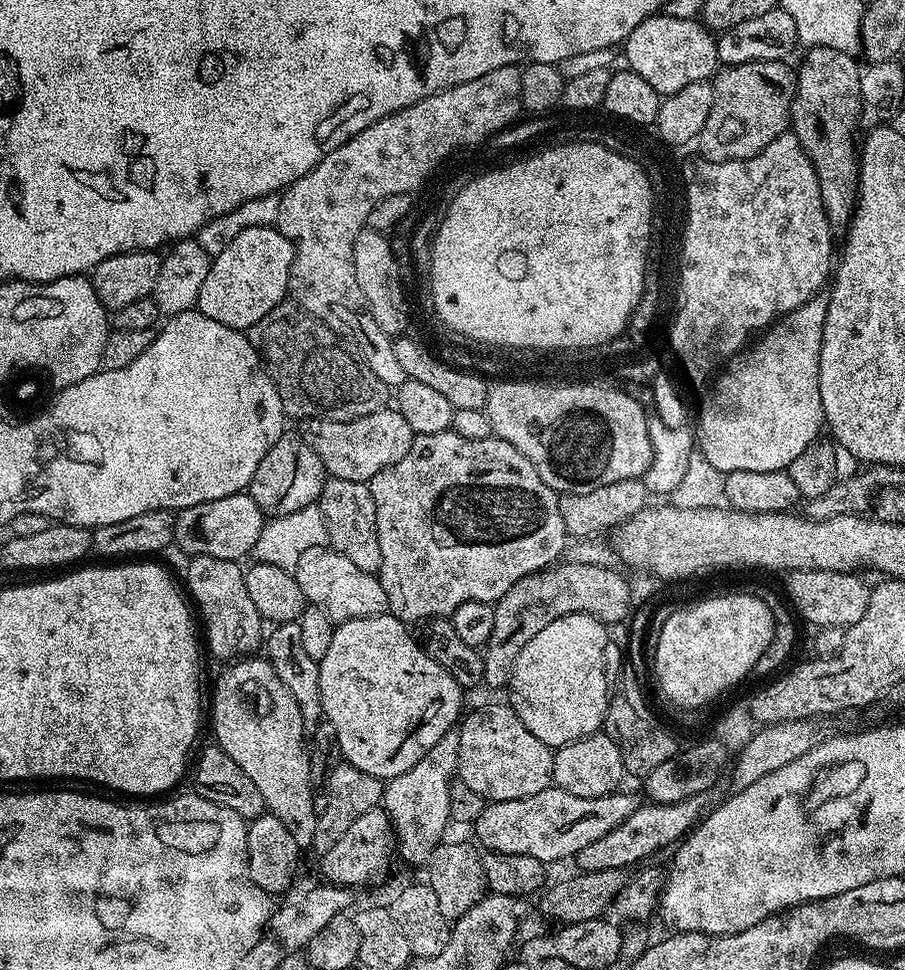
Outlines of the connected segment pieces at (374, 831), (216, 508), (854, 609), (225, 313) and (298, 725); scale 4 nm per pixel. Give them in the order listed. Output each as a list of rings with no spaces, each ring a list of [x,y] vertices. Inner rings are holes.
[[[377,806],[366,810],[362,818],[358,818],[328,852],[323,853],[320,859],[320,872],[325,881],[337,886],[357,886],[368,884],[376,880],[392,864],[392,856],[397,855],[396,833],[384,813],[383,807]]]
[[[247,491],[235,492],[226,498],[214,498],[198,506],[179,509],[175,517],[175,547],[188,552],[189,557],[209,556],[237,562],[243,561],[243,556],[247,557],[251,553],[266,522],[264,511],[257,506],[254,498],[248,496]]]
[[[796,571],[789,573],[786,577],[786,595],[791,609],[799,614],[814,628],[847,628],[858,622],[866,612],[869,606],[869,594],[871,587],[866,586],[865,582],[859,577],[859,573],[853,572],[836,572],[836,571]]]
[[[269,226],[242,230],[242,234],[222,250],[222,254],[211,257],[206,282],[202,282],[202,290],[196,299],[196,308],[206,314],[206,318],[222,322],[222,326],[247,330],[254,326],[254,322],[266,318],[274,306],[285,303],[293,262],[294,246],[279,228]]]
[[[240,658],[229,663],[225,667],[229,668],[221,674],[216,684],[216,693],[212,696],[212,732],[216,735],[215,743],[226,750],[226,754],[230,754],[238,766],[242,766],[242,774],[246,774],[246,778],[250,778],[261,791],[267,811],[286,826],[302,850],[308,850],[312,848],[319,811],[312,790],[312,760],[304,745],[306,725],[302,710],[298,710],[298,702],[294,702],[294,694],[286,690],[282,678],[274,674],[271,662],[266,658],[252,659],[256,658]]]

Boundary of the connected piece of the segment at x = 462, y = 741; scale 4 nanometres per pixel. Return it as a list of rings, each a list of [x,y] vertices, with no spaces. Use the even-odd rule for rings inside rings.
[[[507,703],[488,704],[477,712],[463,717],[458,731],[458,779],[466,782],[470,790],[482,794],[485,802],[530,798],[542,790],[553,787],[553,749],[543,744],[518,718]]]

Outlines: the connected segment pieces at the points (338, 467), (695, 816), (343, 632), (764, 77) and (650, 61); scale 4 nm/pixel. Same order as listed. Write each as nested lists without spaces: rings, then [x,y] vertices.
[[[385,406],[374,414],[366,414],[353,420],[303,421],[304,441],[322,458],[325,473],[331,478],[346,478],[346,482],[367,482],[386,466],[394,466],[410,450],[414,433],[406,423],[406,418],[395,407]]]
[[[702,792],[698,794],[694,794],[692,797],[686,798],[684,801],[674,802],[673,804],[655,804],[651,802],[644,802],[641,803],[639,806],[636,807],[634,810],[634,814],[630,814],[630,818],[626,818],[626,822],[622,822],[622,826],[614,826],[614,830],[610,830],[610,834],[602,834],[602,838],[598,838],[598,842],[590,842],[590,846],[586,846],[583,848],[579,854],[574,858],[575,863],[580,863],[578,866],[580,872],[597,872],[598,870],[614,870],[615,868],[622,868],[625,870],[631,869],[631,864],[639,865],[641,862],[639,860],[644,860],[647,856],[652,856],[655,854],[659,848],[668,848],[671,849],[673,846],[679,845],[680,841],[684,839],[685,836],[688,835],[689,832],[692,831],[693,828],[696,827],[697,824],[700,823],[701,820],[704,819],[706,813],[713,807],[714,799],[712,800],[713,793],[709,792]]]
[[[391,614],[354,618],[346,621],[345,624],[335,625],[330,638],[330,647],[326,649],[326,654],[318,662],[320,666],[320,705],[324,711],[323,719],[334,726],[335,747],[340,748],[341,754],[344,755],[341,756],[343,763],[354,766],[371,776],[378,776],[384,782],[393,780],[398,774],[406,774],[406,770],[410,770],[410,766],[414,766],[414,762],[418,762],[418,758],[422,758],[422,754],[426,754],[426,750],[430,750],[430,746],[434,746],[434,742],[438,742],[438,738],[442,738],[442,734],[453,731],[461,719],[460,707],[464,704],[465,693],[460,684],[454,682],[454,678],[450,678],[450,674],[446,674],[446,670],[442,670],[442,666],[438,666],[438,662],[434,662],[434,658],[430,658],[430,654],[426,654],[419,639],[413,633],[411,636],[408,632],[411,632],[409,625]]]
[[[747,60],[744,64],[729,64],[721,67],[711,81],[714,102],[710,106],[710,118],[702,126],[698,137],[699,155],[706,160],[745,160],[756,156],[763,148],[770,146],[774,138],[785,132],[790,124],[792,95],[796,92],[795,71],[783,60]]]
[[[663,14],[648,16],[629,34],[622,45],[627,67],[646,78],[662,98],[699,80],[708,80],[717,71],[717,37],[699,19],[670,18]]]

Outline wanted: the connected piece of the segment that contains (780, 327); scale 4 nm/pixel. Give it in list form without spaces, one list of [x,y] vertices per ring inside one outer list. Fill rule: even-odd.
[[[827,295],[810,297],[798,310],[781,316],[740,355],[732,357],[715,377],[712,397],[705,402],[700,421],[694,427],[695,443],[710,466],[725,474],[734,470],[785,471],[821,435],[825,423],[820,393],[820,351],[827,309]]]

